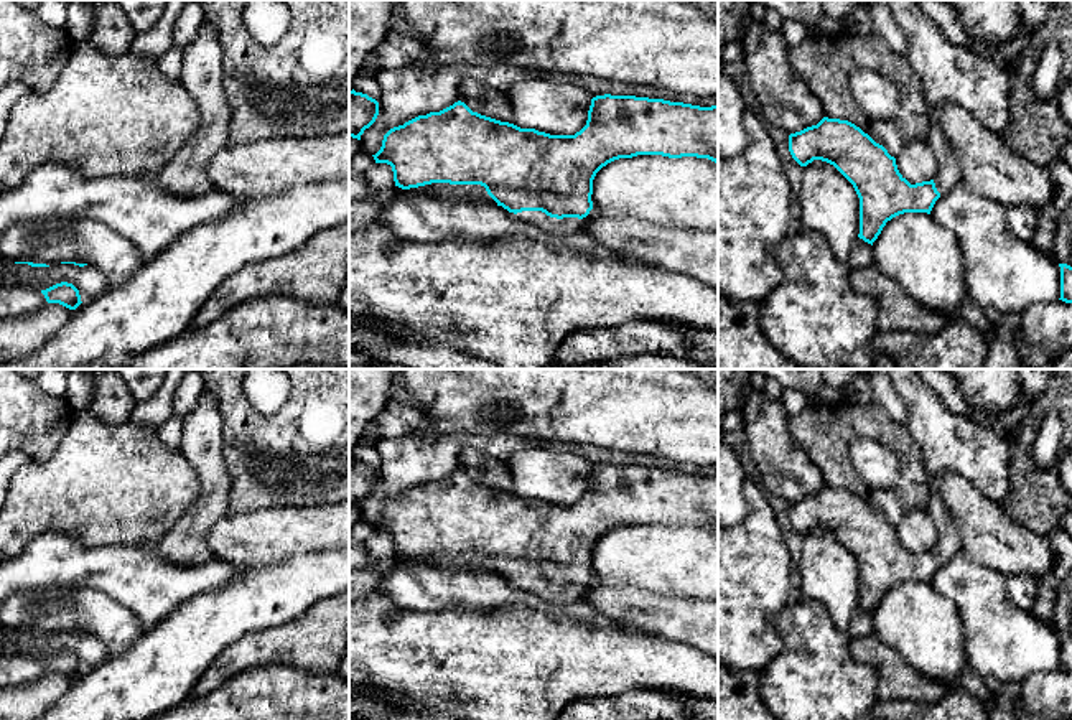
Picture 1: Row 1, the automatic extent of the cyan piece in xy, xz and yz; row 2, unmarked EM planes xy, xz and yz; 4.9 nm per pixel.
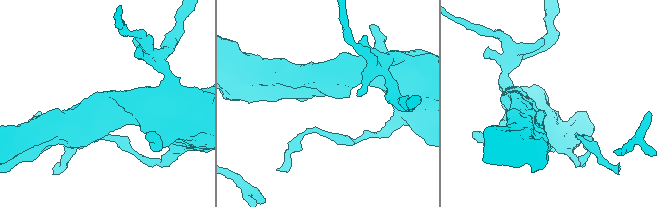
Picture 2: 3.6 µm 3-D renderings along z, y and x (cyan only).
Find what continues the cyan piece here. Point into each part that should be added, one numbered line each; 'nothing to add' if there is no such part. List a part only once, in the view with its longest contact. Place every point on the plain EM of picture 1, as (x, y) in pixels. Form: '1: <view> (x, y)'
1: xz (565, 595)

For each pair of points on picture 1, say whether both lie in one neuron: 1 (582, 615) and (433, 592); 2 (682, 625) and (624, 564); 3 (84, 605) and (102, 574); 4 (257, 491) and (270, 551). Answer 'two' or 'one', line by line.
1: one
2: two
3: two
4: two

